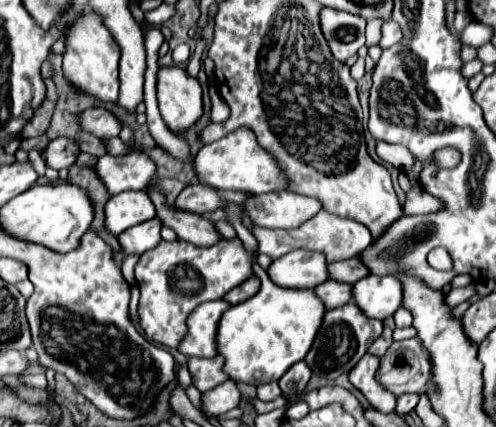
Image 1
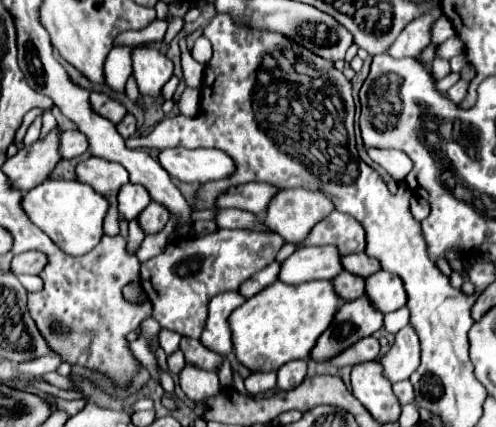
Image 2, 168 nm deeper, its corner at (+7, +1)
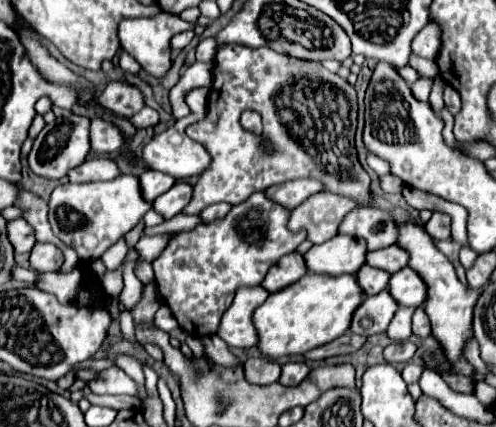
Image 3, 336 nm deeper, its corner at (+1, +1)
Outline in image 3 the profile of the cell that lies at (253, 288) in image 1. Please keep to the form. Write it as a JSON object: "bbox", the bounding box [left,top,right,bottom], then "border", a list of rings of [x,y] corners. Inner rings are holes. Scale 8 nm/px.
{"bbox":[262,251,308,293],"border":[[[294,251],[290,255],[282,257],[282,261],[278,261],[278,265],[274,265],[274,269],[270,269],[262,287],[266,287],[270,293],[274,293],[274,291],[280,291],[282,287],[298,281],[306,273],[308,273],[308,267],[306,267],[304,255]]]}

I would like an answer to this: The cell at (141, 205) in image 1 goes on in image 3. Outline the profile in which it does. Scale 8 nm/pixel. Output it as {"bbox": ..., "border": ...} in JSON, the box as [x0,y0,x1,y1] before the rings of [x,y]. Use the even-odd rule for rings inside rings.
{"bbox":[140,169,176,201],"border":[[[148,169],[140,175],[140,183],[142,183],[142,193],[144,193],[146,201],[154,201],[160,193],[166,193],[176,183],[176,179],[162,171]]]}

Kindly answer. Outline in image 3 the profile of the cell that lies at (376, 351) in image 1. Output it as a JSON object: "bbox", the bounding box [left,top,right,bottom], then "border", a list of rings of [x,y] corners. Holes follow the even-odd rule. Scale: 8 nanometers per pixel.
{"bbox":[304,331,366,359],"border":[[[348,331],[346,335],[326,343],[326,345],[322,345],[318,349],[312,349],[310,353],[304,353],[304,359],[326,359],[326,357],[334,357],[334,355],[356,353],[364,345],[364,341],[366,341],[366,337]]]}

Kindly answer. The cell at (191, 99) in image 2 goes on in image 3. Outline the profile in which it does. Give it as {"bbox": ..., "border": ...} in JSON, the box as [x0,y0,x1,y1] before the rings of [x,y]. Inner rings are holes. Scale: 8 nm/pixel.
{"bbox":[168,61,213,119],"border":[[[196,61],[189,66],[180,77],[177,84],[168,93],[174,119],[182,119],[190,113],[184,97],[197,87],[211,87],[213,81],[213,64]]]}

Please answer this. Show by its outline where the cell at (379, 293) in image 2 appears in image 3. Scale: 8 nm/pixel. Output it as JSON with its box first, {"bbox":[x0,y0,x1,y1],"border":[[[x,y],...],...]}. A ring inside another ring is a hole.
{"bbox":[388,267,426,307],"border":[[[404,267],[390,277],[388,291],[400,305],[406,307],[418,307],[426,301],[426,283],[410,267]]]}

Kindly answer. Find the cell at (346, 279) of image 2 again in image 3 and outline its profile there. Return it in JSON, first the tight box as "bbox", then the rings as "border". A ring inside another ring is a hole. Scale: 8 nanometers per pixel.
{"bbox":[356,265,390,295],"border":[[[362,265],[362,269],[356,273],[356,277],[358,277],[358,283],[362,285],[366,295],[376,295],[376,293],[384,291],[390,281],[388,271],[382,271],[382,269],[376,269],[370,265]]]}

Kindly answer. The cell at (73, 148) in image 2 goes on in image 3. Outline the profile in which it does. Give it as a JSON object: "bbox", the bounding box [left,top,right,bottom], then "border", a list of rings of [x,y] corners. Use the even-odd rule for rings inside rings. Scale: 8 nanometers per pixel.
{"bbox":[90,119,124,153],"border":[[[94,119],[90,127],[90,143],[92,151],[96,153],[114,153],[124,145],[124,135],[114,123],[106,119]]]}

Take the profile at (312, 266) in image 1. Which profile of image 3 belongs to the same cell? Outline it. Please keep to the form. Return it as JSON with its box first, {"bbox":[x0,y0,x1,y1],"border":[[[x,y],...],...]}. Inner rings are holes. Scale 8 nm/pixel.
{"bbox":[304,235,366,275],"border":[[[336,235],[322,245],[314,245],[304,259],[312,273],[342,275],[356,273],[366,263],[366,253],[366,241],[350,235]]]}

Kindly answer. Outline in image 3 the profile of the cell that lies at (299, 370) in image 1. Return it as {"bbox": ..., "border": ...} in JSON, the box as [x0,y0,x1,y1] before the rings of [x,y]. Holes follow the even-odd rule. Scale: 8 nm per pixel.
{"bbox":[280,361,310,385],"border":[[[288,361],[282,365],[282,375],[280,375],[280,383],[282,385],[298,385],[306,375],[310,373],[308,365],[304,361]]]}

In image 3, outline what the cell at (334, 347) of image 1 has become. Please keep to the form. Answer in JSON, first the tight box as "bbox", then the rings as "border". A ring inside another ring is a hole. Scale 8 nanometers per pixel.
{"bbox":[350,291,398,337],"border":[[[382,291],[378,295],[366,297],[364,303],[356,309],[350,331],[370,337],[376,333],[384,333],[390,325],[394,313],[398,311],[398,303],[390,295],[390,291]]]}

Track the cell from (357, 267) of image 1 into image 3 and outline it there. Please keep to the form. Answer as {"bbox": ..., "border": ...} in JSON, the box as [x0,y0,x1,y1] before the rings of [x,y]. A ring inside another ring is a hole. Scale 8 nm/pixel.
{"bbox":[366,245,410,273],"border":[[[390,245],[384,249],[370,251],[366,263],[372,267],[378,267],[378,269],[384,269],[388,273],[396,273],[408,265],[408,259],[410,259],[410,255],[406,249],[402,249],[398,245]]]}

